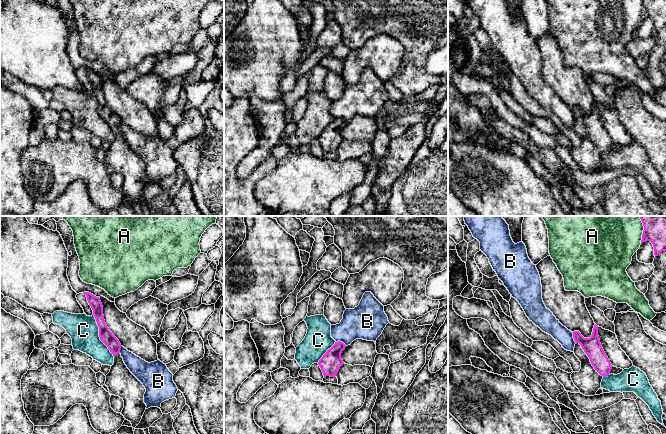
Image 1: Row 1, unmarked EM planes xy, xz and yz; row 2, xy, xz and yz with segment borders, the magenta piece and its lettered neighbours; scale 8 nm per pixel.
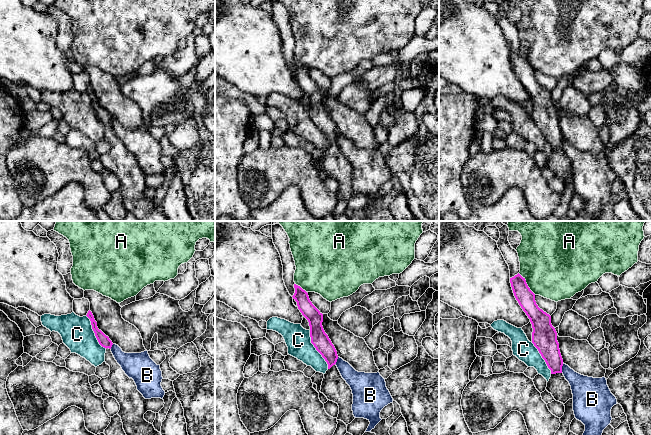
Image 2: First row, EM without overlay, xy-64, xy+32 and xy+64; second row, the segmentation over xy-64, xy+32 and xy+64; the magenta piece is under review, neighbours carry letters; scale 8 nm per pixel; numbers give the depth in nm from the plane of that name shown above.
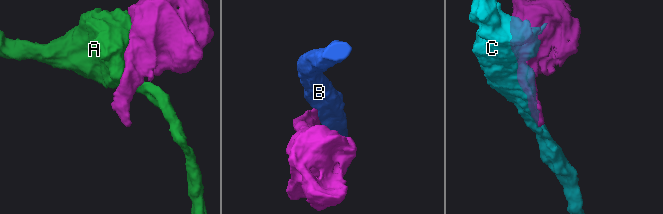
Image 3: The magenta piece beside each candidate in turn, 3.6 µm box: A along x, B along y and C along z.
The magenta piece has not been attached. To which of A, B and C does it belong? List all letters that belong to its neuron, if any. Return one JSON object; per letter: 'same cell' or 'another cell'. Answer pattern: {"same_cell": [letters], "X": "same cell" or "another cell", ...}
{"same_cell": [], "A": "another cell", "B": "another cell", "C": "another cell"}

